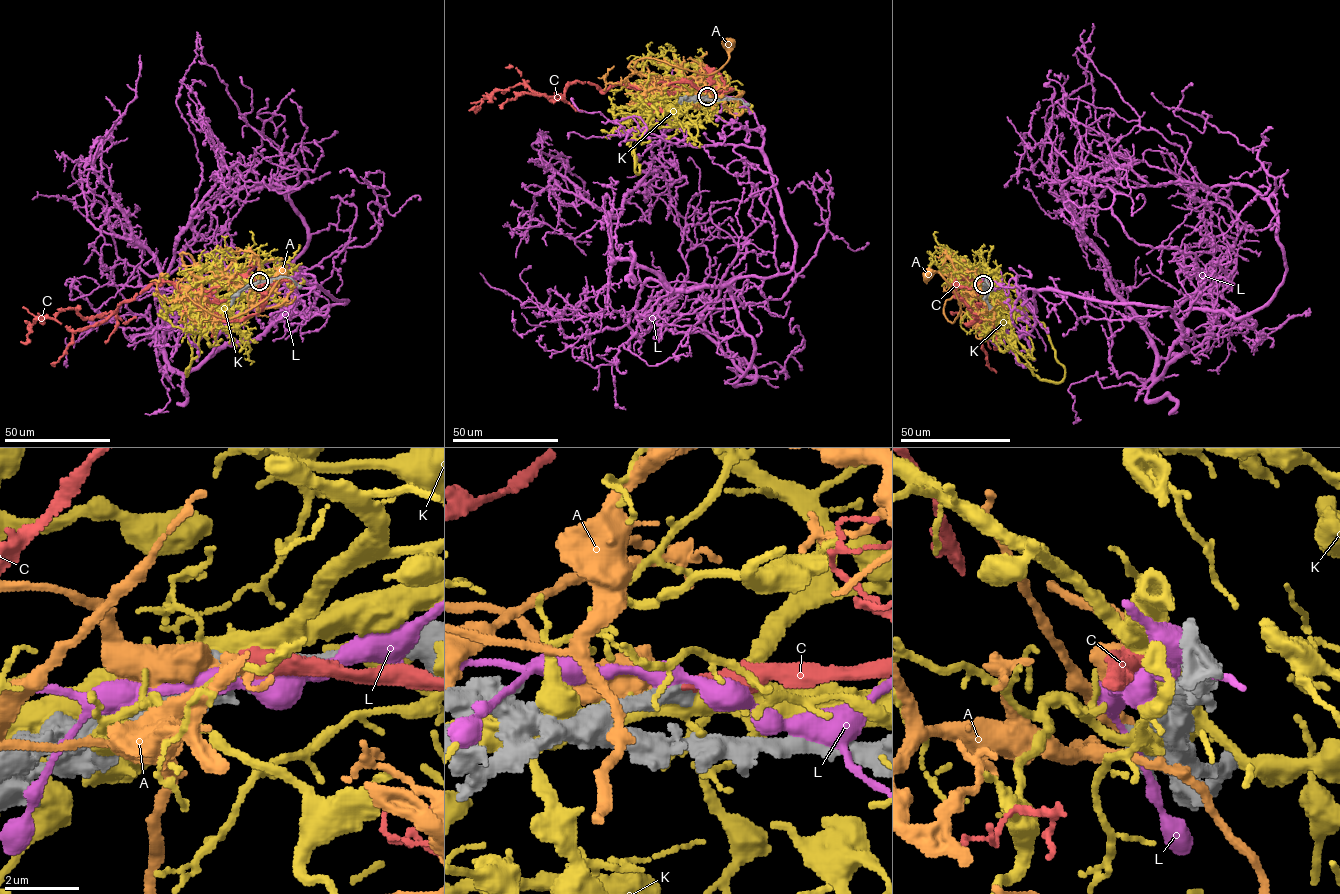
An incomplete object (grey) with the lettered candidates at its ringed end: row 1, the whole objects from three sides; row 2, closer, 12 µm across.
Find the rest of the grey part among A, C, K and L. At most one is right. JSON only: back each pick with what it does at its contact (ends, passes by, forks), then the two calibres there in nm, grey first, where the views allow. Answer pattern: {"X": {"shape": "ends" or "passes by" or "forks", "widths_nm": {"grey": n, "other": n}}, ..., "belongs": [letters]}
{"C": {"shape": "ends", "widths_nm": {"grey": 550, "other": 600}}, "belongs": ["C"]}

